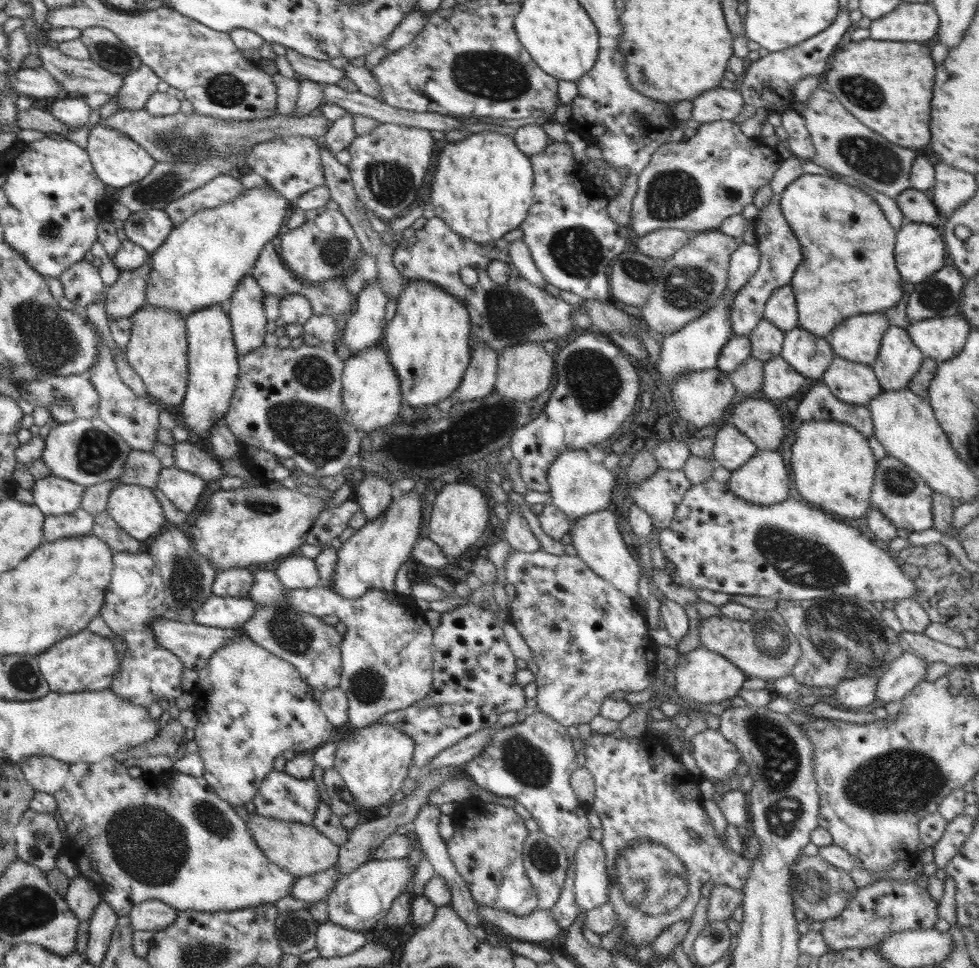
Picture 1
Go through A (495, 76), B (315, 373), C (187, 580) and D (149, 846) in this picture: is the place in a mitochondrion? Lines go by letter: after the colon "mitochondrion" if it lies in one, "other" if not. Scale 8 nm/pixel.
A: mitochondrion
B: mitochondrion
C: mitochondrion
D: mitochondrion

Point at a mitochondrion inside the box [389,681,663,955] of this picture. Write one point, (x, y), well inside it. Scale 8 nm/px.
(527, 763)

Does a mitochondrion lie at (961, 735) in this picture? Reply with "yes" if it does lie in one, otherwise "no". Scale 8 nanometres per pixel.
no

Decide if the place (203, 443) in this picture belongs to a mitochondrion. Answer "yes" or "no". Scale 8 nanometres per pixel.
no

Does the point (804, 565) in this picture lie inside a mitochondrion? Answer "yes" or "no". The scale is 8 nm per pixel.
yes

